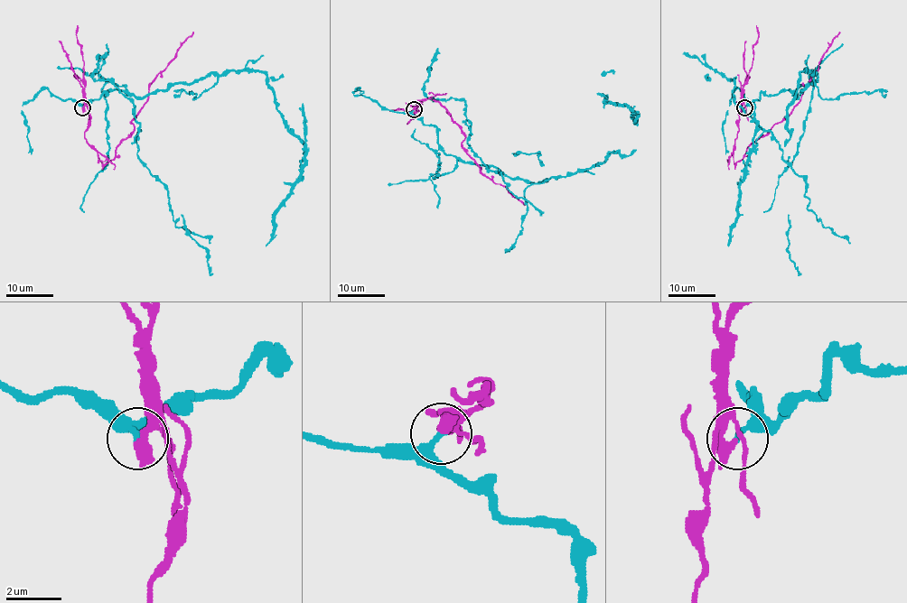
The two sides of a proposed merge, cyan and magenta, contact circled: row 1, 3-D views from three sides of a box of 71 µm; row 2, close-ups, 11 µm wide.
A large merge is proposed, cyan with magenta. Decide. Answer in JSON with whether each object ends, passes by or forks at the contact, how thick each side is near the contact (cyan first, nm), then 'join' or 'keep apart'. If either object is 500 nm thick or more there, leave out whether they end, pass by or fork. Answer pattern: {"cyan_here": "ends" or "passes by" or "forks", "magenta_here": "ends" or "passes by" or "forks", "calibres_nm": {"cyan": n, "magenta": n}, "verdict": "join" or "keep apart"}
{"cyan_here": "ends", "magenta_here": "ends", "calibres_nm": {"cyan": 240, "magenta": 440}, "verdict": "keep apart"}

